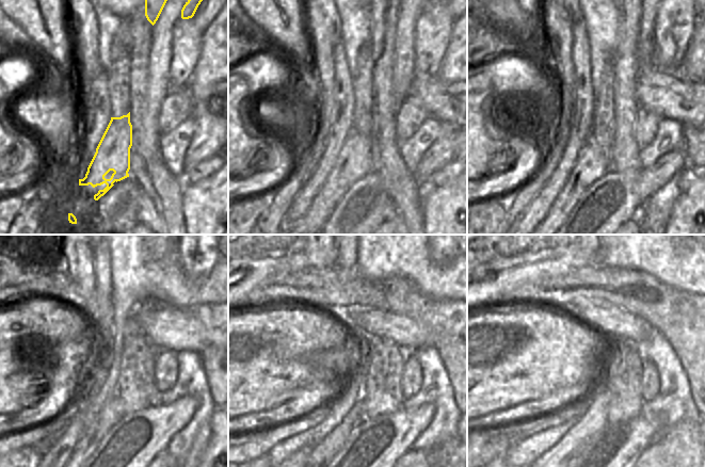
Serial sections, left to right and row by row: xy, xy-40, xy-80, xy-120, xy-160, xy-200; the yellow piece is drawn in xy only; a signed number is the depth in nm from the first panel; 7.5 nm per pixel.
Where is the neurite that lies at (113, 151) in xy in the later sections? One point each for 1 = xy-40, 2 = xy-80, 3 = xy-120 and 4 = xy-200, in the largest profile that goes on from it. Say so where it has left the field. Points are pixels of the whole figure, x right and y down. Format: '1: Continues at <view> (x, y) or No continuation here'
1: Continues at xy-40 (355, 155)
2: Continues at xy-80 (591, 156)
3: Continues at xy-120 (81, 451)
4: Continues at xy-200 (592, 424).

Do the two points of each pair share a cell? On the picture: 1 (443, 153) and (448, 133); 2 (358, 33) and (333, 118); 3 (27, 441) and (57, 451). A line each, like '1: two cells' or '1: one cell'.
1: one cell
2: two cells
3: two cells

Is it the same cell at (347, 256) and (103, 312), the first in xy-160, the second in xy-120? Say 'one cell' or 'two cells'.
one cell

